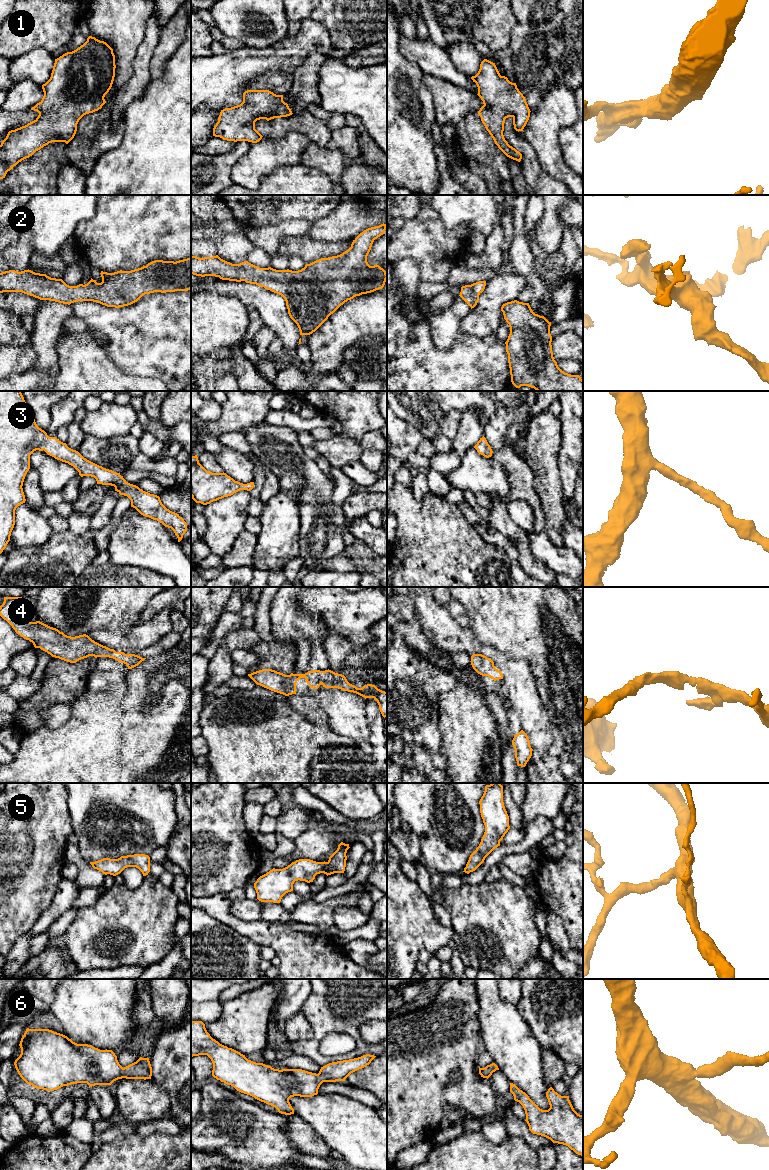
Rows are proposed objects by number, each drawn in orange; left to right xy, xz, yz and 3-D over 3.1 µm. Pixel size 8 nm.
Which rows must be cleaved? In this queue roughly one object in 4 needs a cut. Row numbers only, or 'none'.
none

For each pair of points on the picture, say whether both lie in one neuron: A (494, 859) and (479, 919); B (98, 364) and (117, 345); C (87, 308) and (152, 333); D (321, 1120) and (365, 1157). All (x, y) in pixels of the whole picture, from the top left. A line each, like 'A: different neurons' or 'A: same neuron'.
A: different neurons
B: different neurons
C: same neuron
D: same neuron

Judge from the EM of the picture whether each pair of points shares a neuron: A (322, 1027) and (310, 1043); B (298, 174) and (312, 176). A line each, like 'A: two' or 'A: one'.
A: one
B: one

